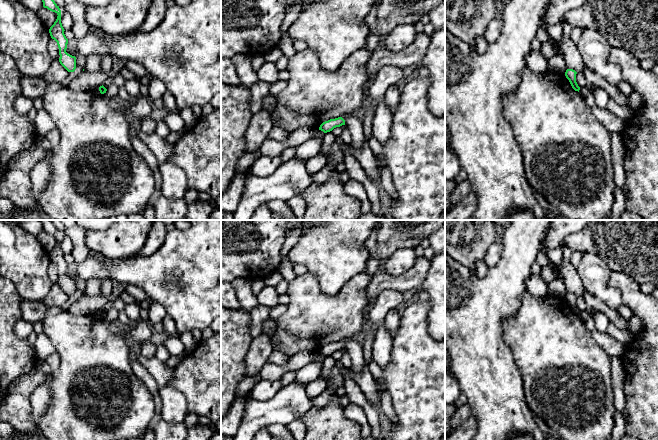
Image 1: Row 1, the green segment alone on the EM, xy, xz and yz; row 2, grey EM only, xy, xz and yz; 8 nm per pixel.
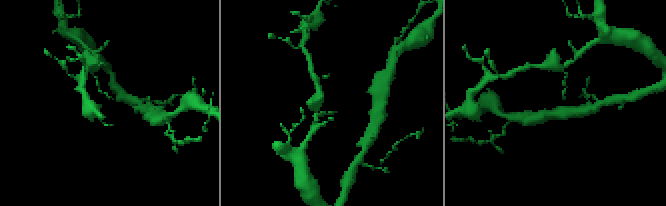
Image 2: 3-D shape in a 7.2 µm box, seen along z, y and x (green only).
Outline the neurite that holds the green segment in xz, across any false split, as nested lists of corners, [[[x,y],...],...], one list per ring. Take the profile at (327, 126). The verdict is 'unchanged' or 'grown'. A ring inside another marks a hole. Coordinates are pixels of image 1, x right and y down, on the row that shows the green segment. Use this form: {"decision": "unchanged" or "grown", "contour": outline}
{"decision": "unchanged", "contour": [[[338,117],[335,119],[330,119],[328,121],[323,122],[319,130],[323,131],[324,133],[332,131],[336,127],[340,127],[342,125],[345,125],[345,120],[342,117]]]}

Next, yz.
{"decision": "unchanged", "contour": [[[567,69],[566,72],[565,72],[565,76],[569,80],[572,88],[575,91],[579,92],[580,87],[578,86],[578,84],[576,82],[576,74],[577,74],[577,72],[575,70],[573,70],[573,69]]]}

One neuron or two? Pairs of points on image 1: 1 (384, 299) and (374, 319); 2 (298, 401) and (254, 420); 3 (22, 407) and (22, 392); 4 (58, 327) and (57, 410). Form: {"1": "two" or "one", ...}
{"1": "one", "2": "one", "3": "one", "4": "one"}

